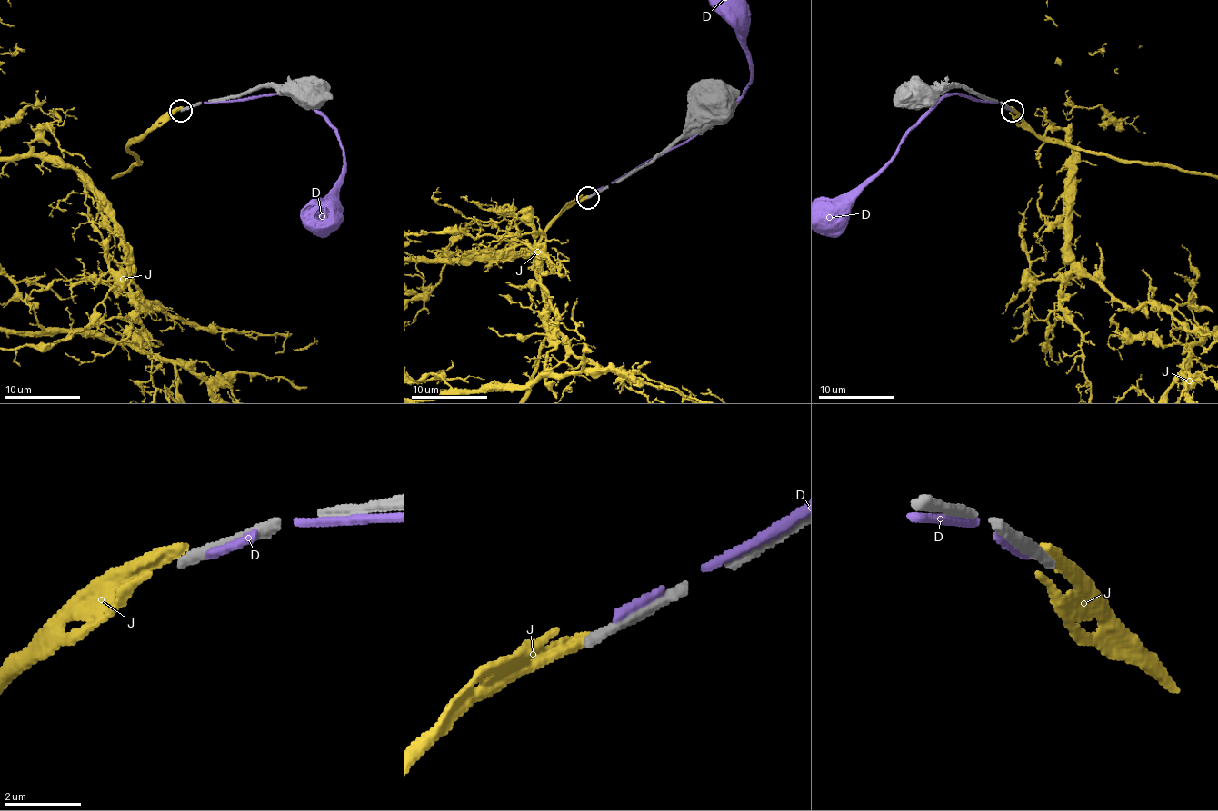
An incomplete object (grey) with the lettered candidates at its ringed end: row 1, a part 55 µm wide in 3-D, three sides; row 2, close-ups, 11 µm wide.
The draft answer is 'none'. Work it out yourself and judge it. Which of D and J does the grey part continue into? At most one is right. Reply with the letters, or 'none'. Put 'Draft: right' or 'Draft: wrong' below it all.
none
Draft: right

